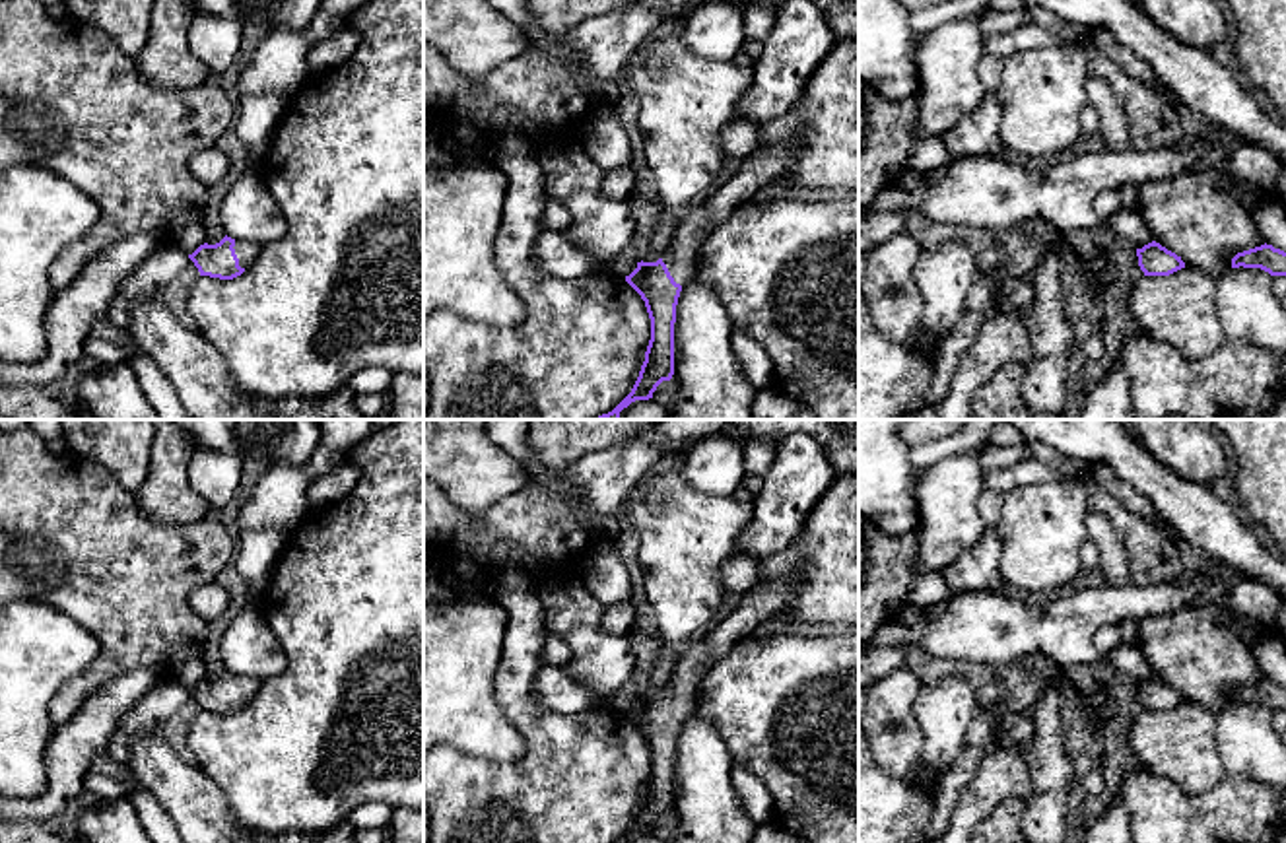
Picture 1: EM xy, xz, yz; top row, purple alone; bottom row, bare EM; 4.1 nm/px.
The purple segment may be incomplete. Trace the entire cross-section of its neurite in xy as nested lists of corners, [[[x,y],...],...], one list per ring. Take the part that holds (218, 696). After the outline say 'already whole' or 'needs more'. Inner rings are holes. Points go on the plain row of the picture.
[[[225,670],[216,680],[200,680],[188,693],[194,697],[200,711],[233,715],[256,695],[258,688],[260,682]]]; needs more

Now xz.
[[[767,581],[740,596],[736,610],[705,629],[678,657],[676,668],[657,697],[637,697],[626,717],[641,730],[651,754],[651,775],[631,827],[616,841],[649,835],[662,816],[674,810],[674,758],[682,721],[697,705],[697,690],[705,672],[754,629],[791,602],[793,585]]]; needs more

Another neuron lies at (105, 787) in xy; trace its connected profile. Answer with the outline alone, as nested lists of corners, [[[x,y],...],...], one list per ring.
[[[87,769],[84,775],[85,791],[97,796],[101,802],[117,800],[126,796],[126,787],[113,775],[99,773],[95,769]]]

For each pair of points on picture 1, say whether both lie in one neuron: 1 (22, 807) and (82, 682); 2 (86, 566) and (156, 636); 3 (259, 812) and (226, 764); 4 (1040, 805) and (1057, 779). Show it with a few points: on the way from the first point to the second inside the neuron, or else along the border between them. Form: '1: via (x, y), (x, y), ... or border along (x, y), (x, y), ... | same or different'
1: border along (94, 694), (55, 731) | different
2: via (103, 583), (138, 618) | same
3: via (259, 801), (237, 775) | same
4: via (1046, 799), (1051, 793), (1051, 785) | same

